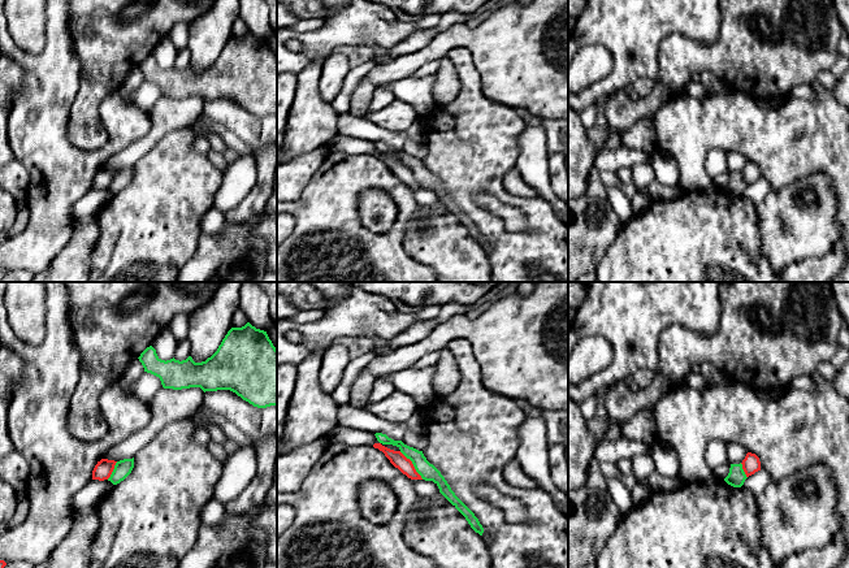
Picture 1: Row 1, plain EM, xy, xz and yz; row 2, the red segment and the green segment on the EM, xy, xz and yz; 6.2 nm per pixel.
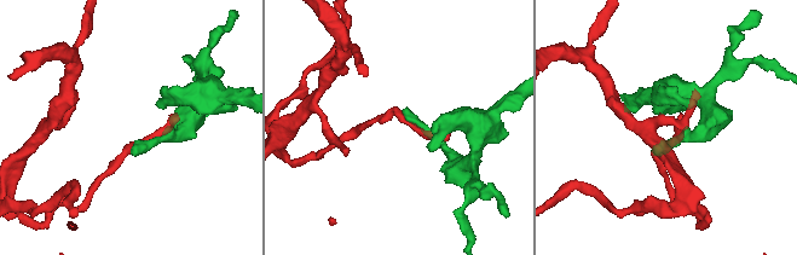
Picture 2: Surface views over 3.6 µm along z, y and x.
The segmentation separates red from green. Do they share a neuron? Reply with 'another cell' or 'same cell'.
another cell

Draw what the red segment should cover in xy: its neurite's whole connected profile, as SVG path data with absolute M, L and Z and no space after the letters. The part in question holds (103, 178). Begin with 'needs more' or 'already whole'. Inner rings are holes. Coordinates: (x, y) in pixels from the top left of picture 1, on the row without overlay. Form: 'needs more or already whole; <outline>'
already whole; M101 168L100 170L98 170L92 179L92 188L108 188L114 178L116 172L117 170L108 168Z

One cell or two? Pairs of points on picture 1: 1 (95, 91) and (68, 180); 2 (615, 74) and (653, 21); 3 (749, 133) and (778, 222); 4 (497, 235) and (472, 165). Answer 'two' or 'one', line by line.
1: two
2: one
3: two
4: one

